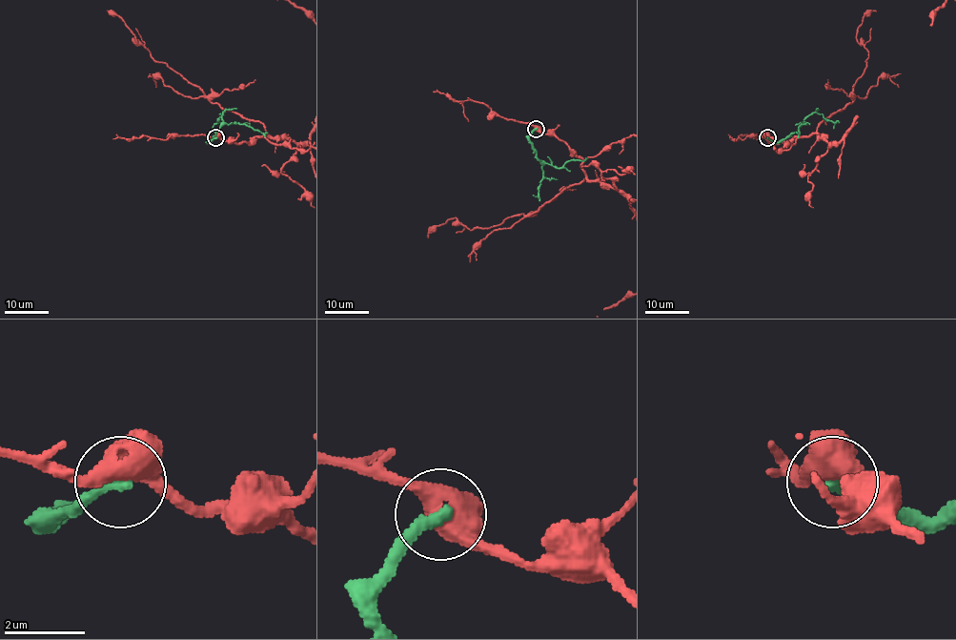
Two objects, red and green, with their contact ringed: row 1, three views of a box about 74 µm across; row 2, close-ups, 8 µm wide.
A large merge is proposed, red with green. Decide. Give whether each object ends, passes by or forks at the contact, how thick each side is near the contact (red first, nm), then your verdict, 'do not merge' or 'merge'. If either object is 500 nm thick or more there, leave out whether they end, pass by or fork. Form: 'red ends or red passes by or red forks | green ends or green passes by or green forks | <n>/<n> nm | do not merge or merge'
red forks | green ends | 480/320 nm | do not merge

